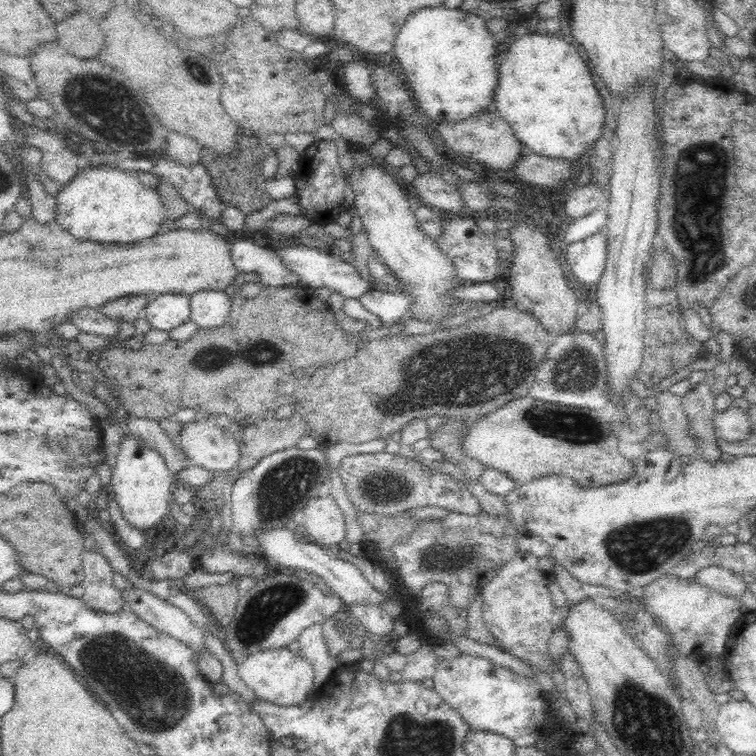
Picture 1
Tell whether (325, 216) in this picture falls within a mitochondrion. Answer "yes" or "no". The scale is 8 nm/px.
no

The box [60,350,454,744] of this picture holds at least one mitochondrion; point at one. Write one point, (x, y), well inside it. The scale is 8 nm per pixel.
(157, 696)

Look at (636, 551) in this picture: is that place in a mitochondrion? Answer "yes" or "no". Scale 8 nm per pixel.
yes

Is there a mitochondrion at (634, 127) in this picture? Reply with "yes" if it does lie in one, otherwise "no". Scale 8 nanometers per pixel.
no

